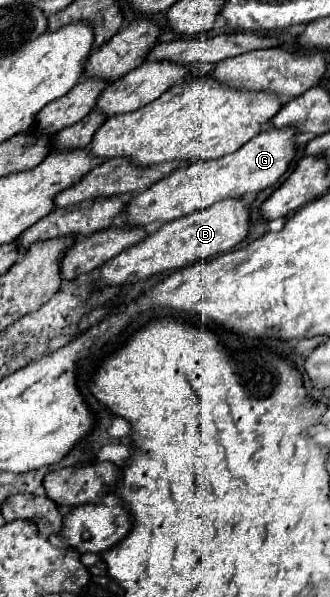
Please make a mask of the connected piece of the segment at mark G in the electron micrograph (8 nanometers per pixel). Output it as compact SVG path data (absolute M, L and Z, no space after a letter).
M272 126L254 136L234 154L226 154L214 160L200 160L164 176L152 188L130 200L130 204L122 214L124 224L150 226L154 222L170 222L190 212L208 208L214 202L260 192L280 180L280 176L288 170L294 156L296 156L296 132L292 130L292 126L286 128Z

